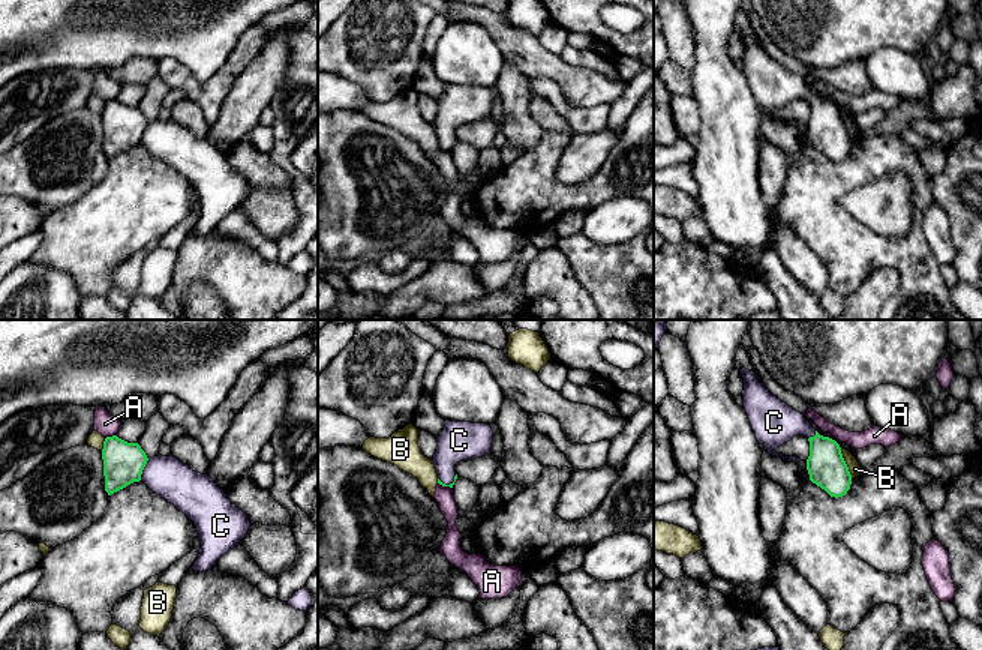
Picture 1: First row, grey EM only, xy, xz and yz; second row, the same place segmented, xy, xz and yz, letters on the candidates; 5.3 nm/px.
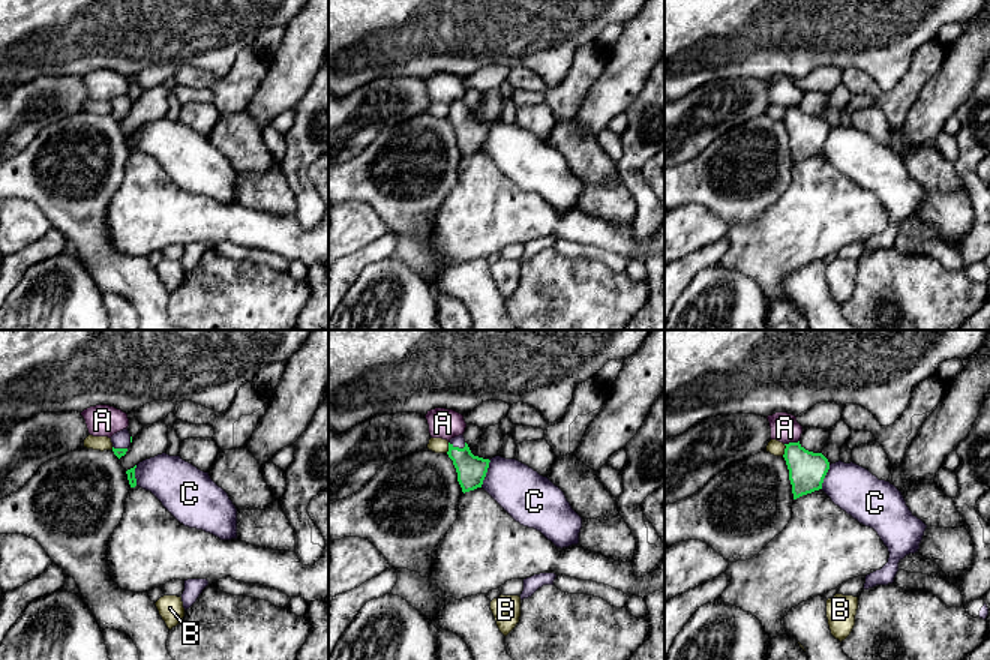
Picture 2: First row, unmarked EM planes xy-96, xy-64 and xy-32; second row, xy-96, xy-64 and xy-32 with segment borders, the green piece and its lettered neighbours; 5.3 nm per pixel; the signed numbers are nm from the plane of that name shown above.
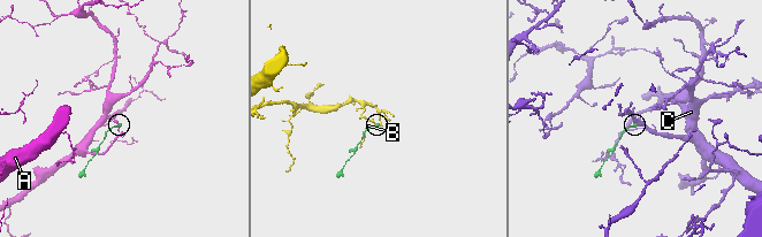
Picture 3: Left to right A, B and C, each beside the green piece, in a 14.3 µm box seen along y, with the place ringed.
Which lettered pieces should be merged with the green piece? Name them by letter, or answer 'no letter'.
C

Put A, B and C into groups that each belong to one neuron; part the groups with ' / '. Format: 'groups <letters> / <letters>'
groups A / B / C

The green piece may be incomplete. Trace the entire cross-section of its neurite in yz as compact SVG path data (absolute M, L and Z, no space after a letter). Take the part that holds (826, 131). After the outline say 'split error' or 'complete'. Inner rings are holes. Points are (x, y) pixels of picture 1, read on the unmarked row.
M739 33L744 42L744 74L750 83L751 92L756 96L756 102L760 108L768 113L772 120L780 120L783 123L793 123L801 126L796 120L783 120L775 116L777 111L786 108L796 99L805 99L810 105L810 120L807 123L807 134L810 144L825 153L831 161L843 161L847 158L852 149L852 138L843 122L840 108L829 102L820 99L813 89L799 75L789 71L786 66L774 60L763 47L760 47L754 36L750 33Z; split error

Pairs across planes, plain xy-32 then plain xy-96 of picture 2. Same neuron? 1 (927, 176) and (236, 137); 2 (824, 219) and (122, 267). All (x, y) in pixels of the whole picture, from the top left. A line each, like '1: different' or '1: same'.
1: same
2: different

